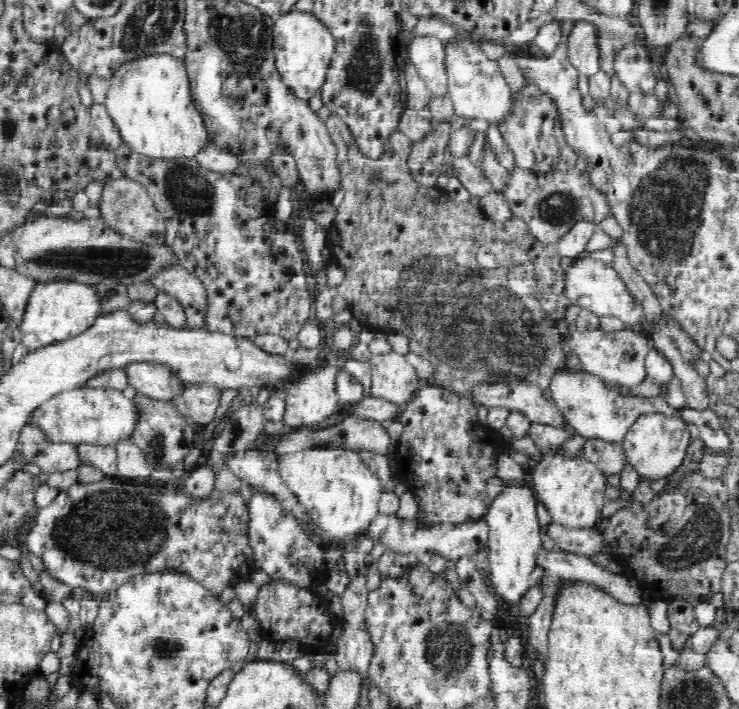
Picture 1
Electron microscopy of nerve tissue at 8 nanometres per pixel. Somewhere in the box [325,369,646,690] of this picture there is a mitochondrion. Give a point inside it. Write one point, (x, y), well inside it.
(448, 646)

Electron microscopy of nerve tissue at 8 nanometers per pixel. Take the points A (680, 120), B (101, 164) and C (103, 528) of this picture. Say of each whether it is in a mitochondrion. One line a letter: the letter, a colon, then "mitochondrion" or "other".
A: other
B: other
C: mitochondrion

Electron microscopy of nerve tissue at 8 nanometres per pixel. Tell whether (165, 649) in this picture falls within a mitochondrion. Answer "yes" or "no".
yes

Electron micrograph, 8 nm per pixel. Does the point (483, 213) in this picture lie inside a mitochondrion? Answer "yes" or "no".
no

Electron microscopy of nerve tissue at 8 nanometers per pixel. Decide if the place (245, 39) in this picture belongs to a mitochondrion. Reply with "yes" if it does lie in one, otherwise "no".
yes

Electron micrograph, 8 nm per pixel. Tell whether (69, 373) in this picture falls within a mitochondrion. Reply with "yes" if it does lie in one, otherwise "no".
no

